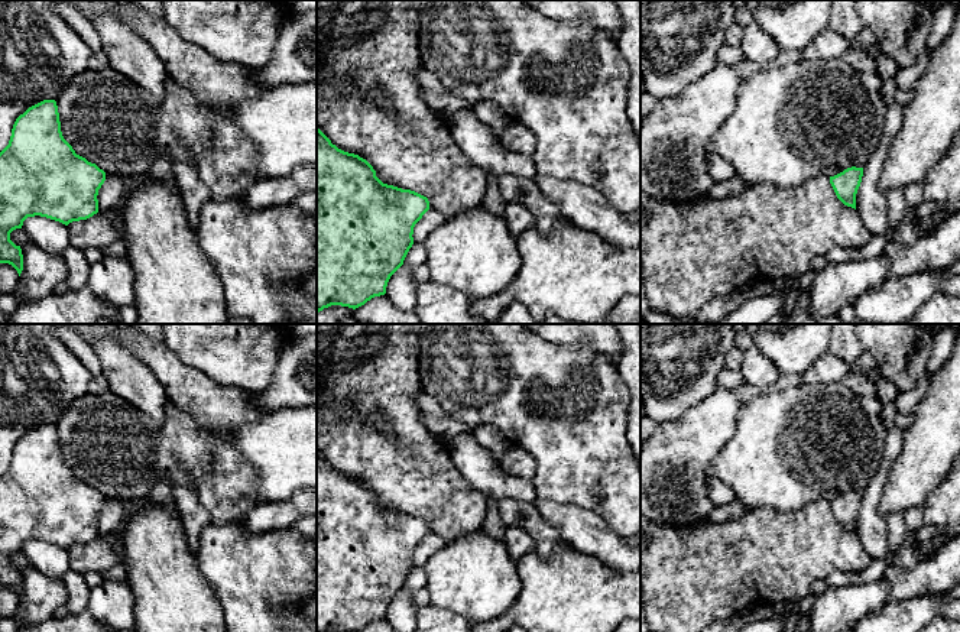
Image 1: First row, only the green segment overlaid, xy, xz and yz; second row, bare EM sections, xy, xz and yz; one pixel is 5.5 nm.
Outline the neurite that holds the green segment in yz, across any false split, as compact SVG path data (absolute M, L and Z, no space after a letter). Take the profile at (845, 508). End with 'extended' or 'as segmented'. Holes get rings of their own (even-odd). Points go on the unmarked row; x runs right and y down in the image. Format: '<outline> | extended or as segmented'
M893 424L888 428L880 467L866 490L852 490L830 500L830 508L837 522L860 538L863 548L873 560L882 558L888 551L888 526L878 508L891 467L901 450L902 431Z | extended

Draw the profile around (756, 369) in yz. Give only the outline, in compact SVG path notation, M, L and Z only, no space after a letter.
M755 346L743 351L740 373L747 385L755 385L763 392L772 389L781 376L778 367Z

